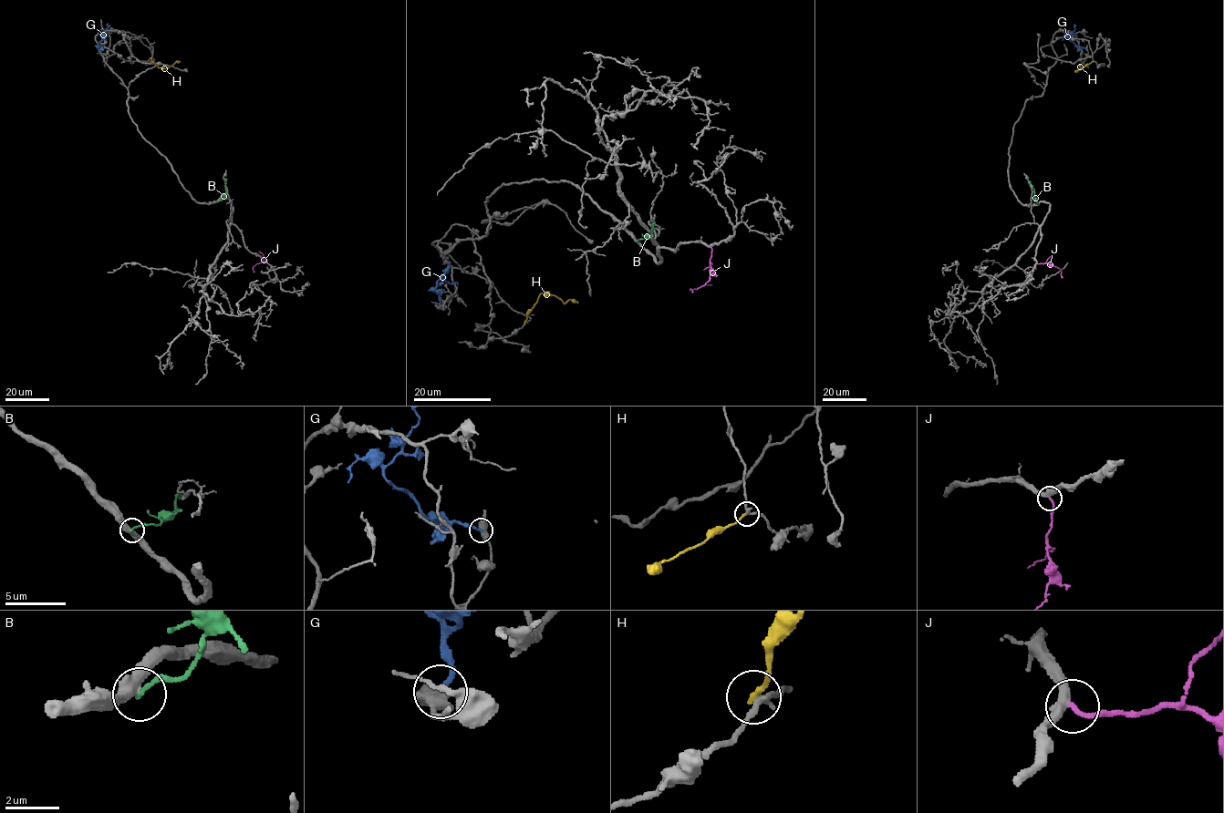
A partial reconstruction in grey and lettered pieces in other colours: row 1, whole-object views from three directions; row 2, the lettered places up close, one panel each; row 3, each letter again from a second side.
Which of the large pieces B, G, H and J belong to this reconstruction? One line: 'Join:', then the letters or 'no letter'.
Join: J

